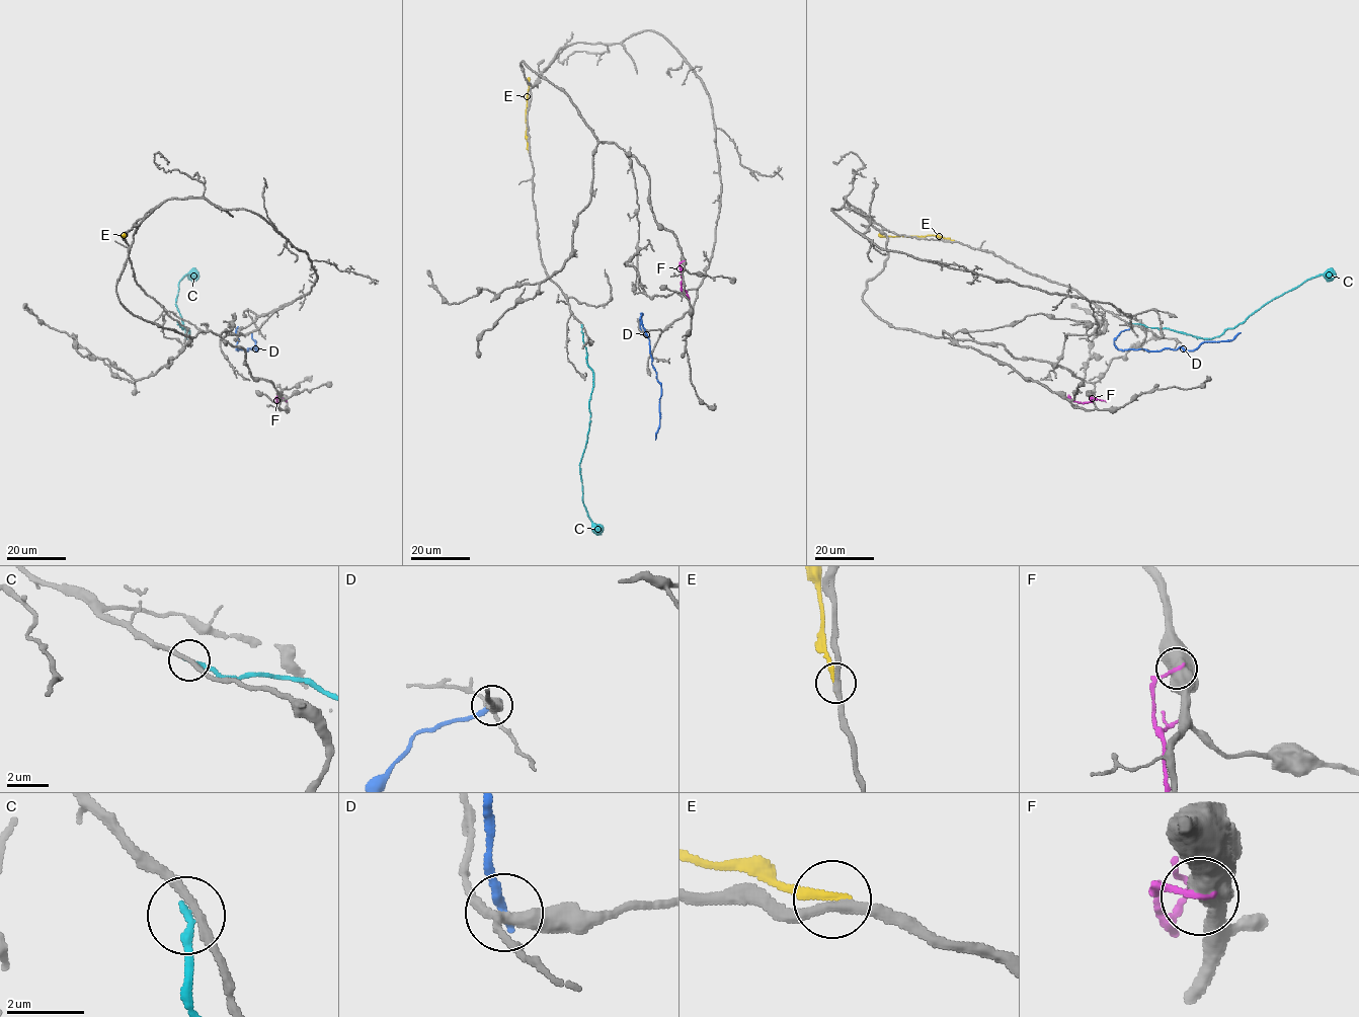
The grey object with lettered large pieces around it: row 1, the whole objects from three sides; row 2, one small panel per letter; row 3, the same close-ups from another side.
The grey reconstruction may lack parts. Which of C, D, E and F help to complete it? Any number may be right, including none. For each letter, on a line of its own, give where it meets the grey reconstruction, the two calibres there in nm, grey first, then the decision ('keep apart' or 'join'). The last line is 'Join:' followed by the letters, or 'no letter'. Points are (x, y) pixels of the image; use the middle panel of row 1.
C: contact (581, 325); calibres 200 and 240 nm; keep apart
D: contact (641, 330); calibres 260 and 280 nm; keep apart
E: contact (530, 154); calibres 280 and 220 nm; keep apart
F: contact (683, 261); calibres 750 and 170 nm; keep apart
Join: no letter

